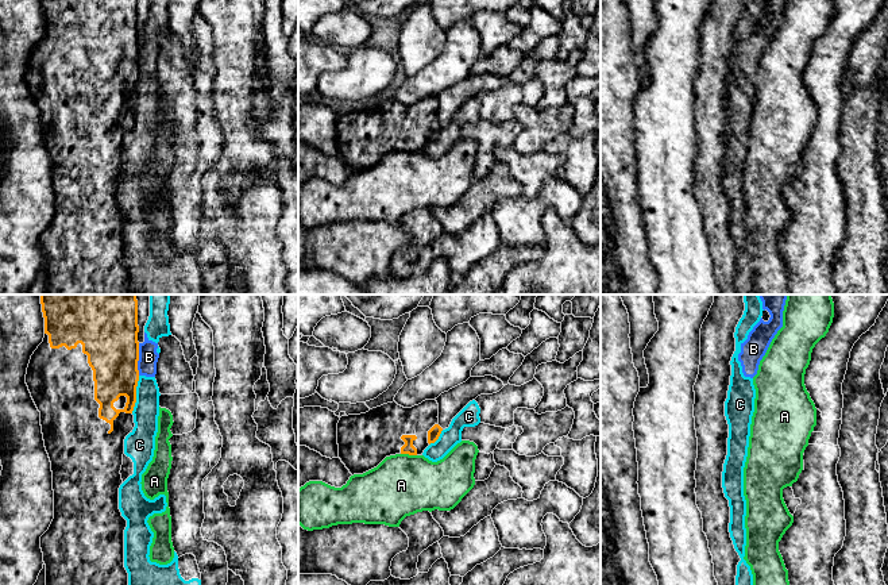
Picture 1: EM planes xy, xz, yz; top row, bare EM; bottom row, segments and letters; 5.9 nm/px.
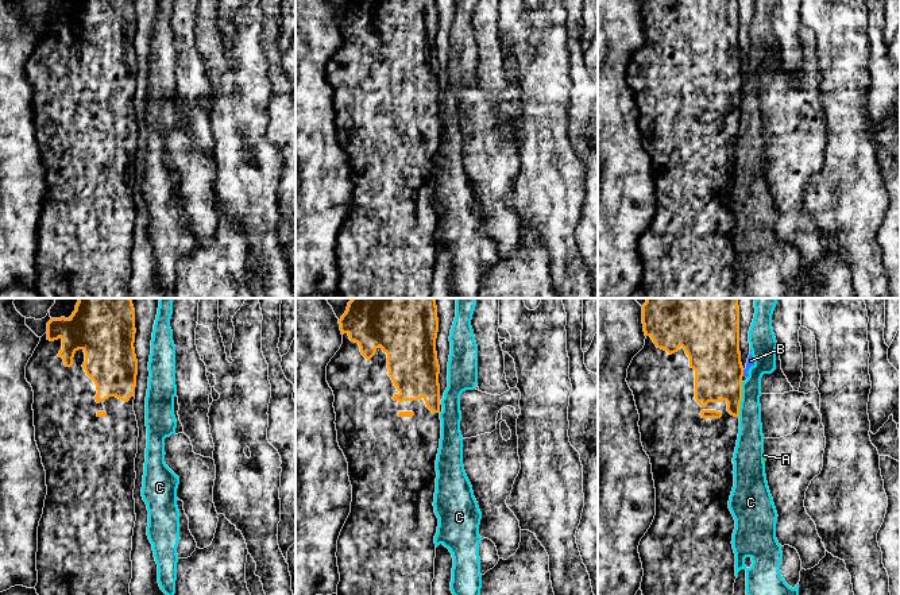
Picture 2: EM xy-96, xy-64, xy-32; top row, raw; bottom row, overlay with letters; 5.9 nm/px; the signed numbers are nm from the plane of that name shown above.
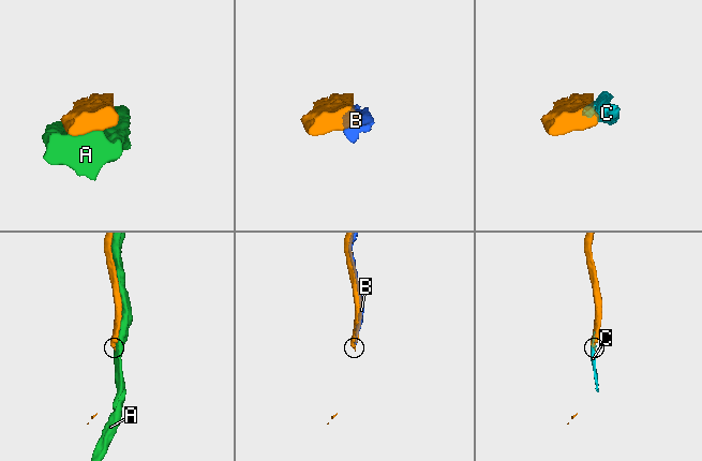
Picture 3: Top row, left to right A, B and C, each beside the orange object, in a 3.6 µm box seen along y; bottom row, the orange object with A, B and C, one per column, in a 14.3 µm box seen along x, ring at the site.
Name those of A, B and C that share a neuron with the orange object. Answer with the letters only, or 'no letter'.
no letter

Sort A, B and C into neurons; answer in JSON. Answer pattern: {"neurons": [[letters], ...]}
{"neurons": [["A"], ["B", "C"]]}

